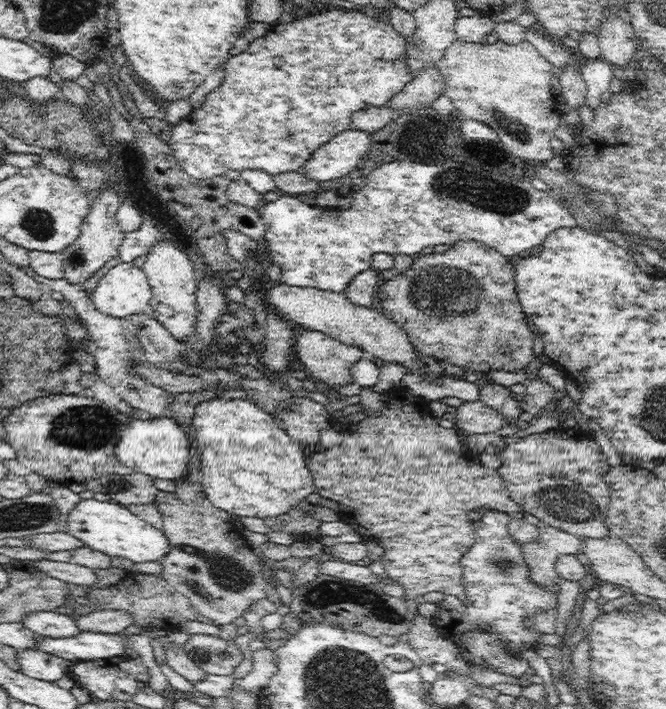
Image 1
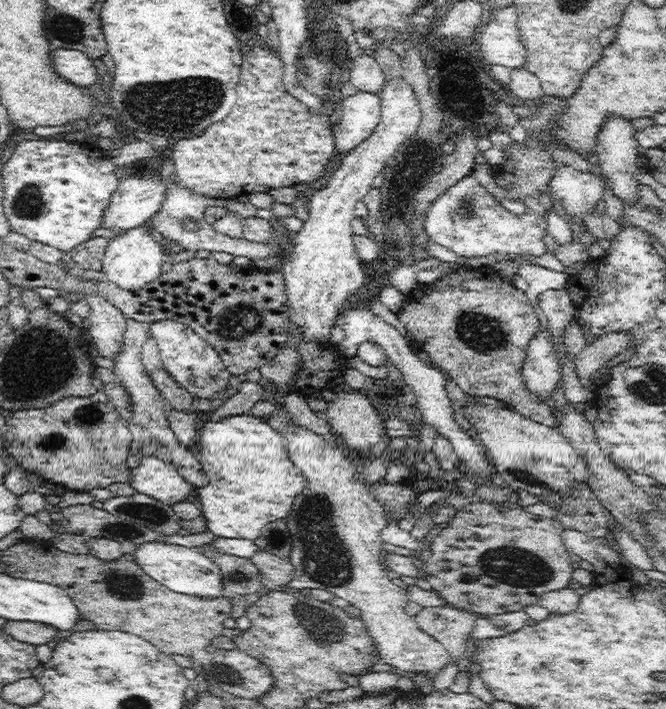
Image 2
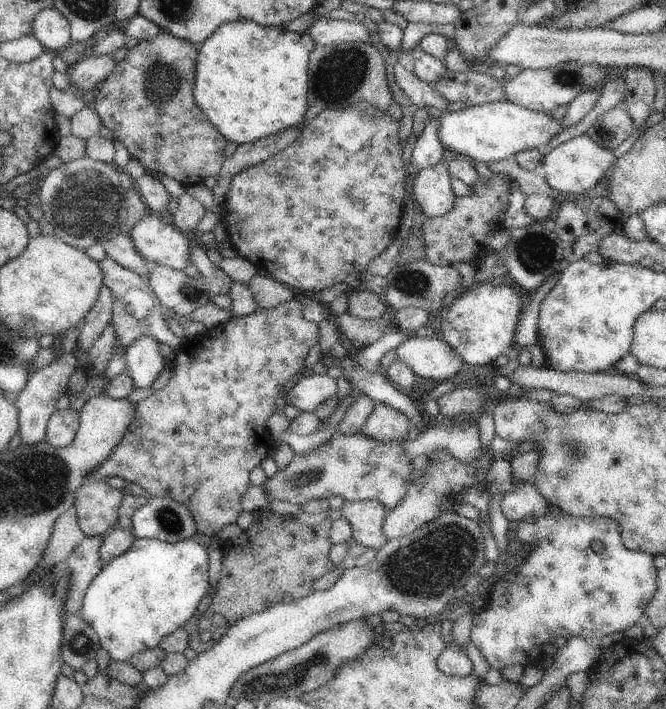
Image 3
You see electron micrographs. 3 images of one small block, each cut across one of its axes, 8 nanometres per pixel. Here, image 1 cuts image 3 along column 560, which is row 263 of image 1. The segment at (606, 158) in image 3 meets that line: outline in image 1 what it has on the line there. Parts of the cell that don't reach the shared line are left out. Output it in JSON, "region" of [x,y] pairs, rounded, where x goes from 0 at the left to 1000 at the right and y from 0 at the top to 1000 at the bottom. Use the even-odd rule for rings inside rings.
{"region":[[[240,337],[218,358],[218,371],[212,379],[218,384],[228,408],[222,436],[228,446],[272,484],[290,478],[296,453],[296,395],[279,357],[251,337]]]}

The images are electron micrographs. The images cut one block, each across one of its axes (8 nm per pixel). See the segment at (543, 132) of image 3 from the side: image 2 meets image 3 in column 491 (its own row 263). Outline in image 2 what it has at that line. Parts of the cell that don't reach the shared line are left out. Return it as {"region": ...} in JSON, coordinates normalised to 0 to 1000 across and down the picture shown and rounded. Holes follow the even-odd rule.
{"region":[[[216,316],[185,326],[170,337],[162,337],[161,351],[152,370],[152,381],[161,389],[162,396],[168,396],[186,408],[203,408],[237,392],[242,388],[240,375],[249,365],[243,346],[228,331],[225,317]]]}

